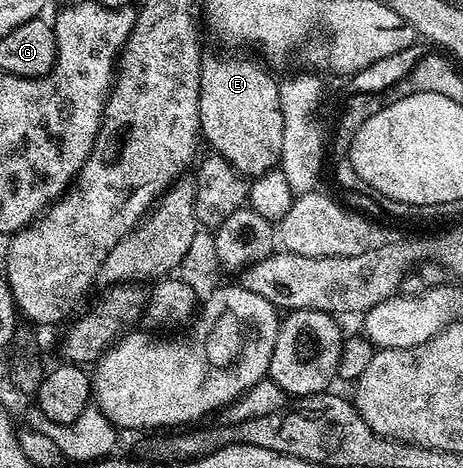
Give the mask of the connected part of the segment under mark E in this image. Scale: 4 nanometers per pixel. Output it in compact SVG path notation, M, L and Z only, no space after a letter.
M220 51L213 57L205 56L200 62L200 94L198 115L200 137L208 140L215 156L233 166L245 179L255 179L269 172L279 162L282 147L282 111L280 110L280 87L277 78L270 77L263 64L255 65L248 57L231 57L231 52Z

